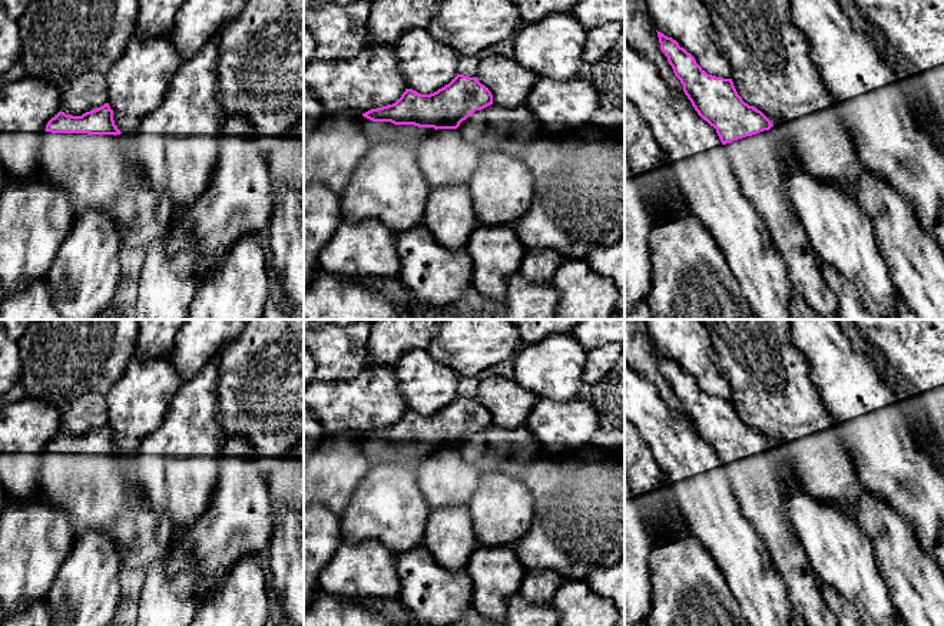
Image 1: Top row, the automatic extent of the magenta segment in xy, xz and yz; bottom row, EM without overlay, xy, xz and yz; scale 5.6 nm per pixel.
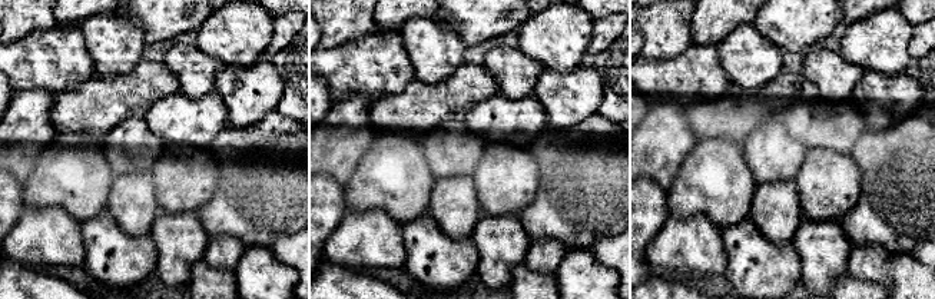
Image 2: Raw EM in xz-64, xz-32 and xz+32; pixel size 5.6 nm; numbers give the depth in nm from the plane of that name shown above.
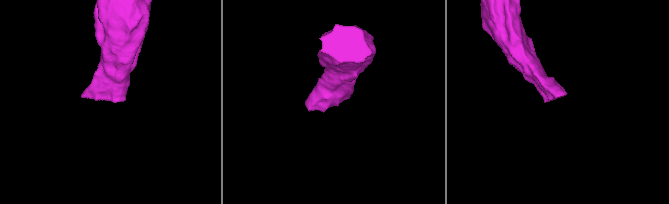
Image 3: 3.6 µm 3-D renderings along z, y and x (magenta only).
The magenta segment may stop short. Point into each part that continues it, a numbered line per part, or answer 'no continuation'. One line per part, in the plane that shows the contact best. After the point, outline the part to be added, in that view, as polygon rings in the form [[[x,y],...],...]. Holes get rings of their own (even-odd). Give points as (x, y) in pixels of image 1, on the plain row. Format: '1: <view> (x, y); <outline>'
1: xz (377, 453); [[[364,437],[361,438],[360,447],[371,466],[403,464],[411,470],[417,470],[430,454],[435,453],[434,448],[372,443]]]

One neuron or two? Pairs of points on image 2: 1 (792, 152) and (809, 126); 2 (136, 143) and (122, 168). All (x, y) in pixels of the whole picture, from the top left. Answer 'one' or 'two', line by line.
1: two
2: one

